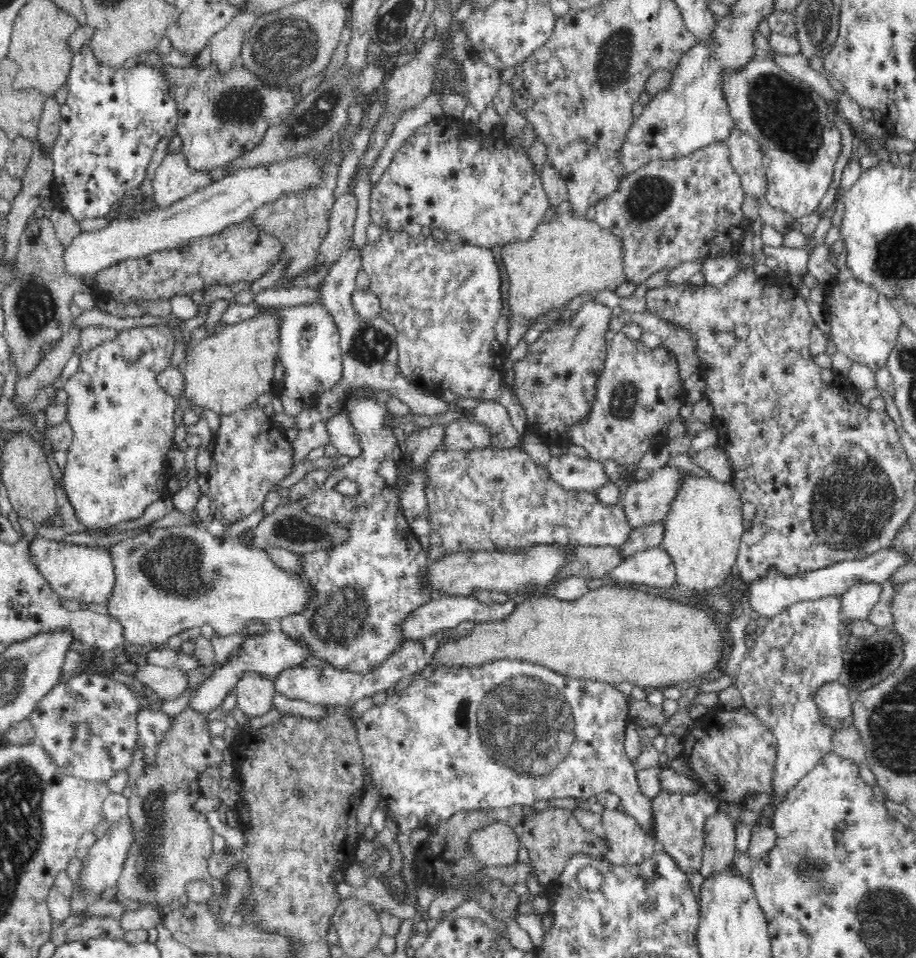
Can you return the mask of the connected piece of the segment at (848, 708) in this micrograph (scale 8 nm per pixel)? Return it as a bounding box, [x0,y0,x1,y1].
[816,681,853,722]

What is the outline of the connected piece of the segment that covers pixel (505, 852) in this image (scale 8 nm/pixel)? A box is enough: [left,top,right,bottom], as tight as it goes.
[470,823,521,868]

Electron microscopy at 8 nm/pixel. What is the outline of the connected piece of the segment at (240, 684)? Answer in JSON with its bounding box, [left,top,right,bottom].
[234,670,277,719]

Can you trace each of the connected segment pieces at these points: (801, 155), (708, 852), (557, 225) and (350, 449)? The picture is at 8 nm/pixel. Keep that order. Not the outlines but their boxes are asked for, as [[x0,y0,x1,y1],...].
[[725,56,842,218],[701,809,736,878],[501,212,627,322],[326,406,362,459]]

